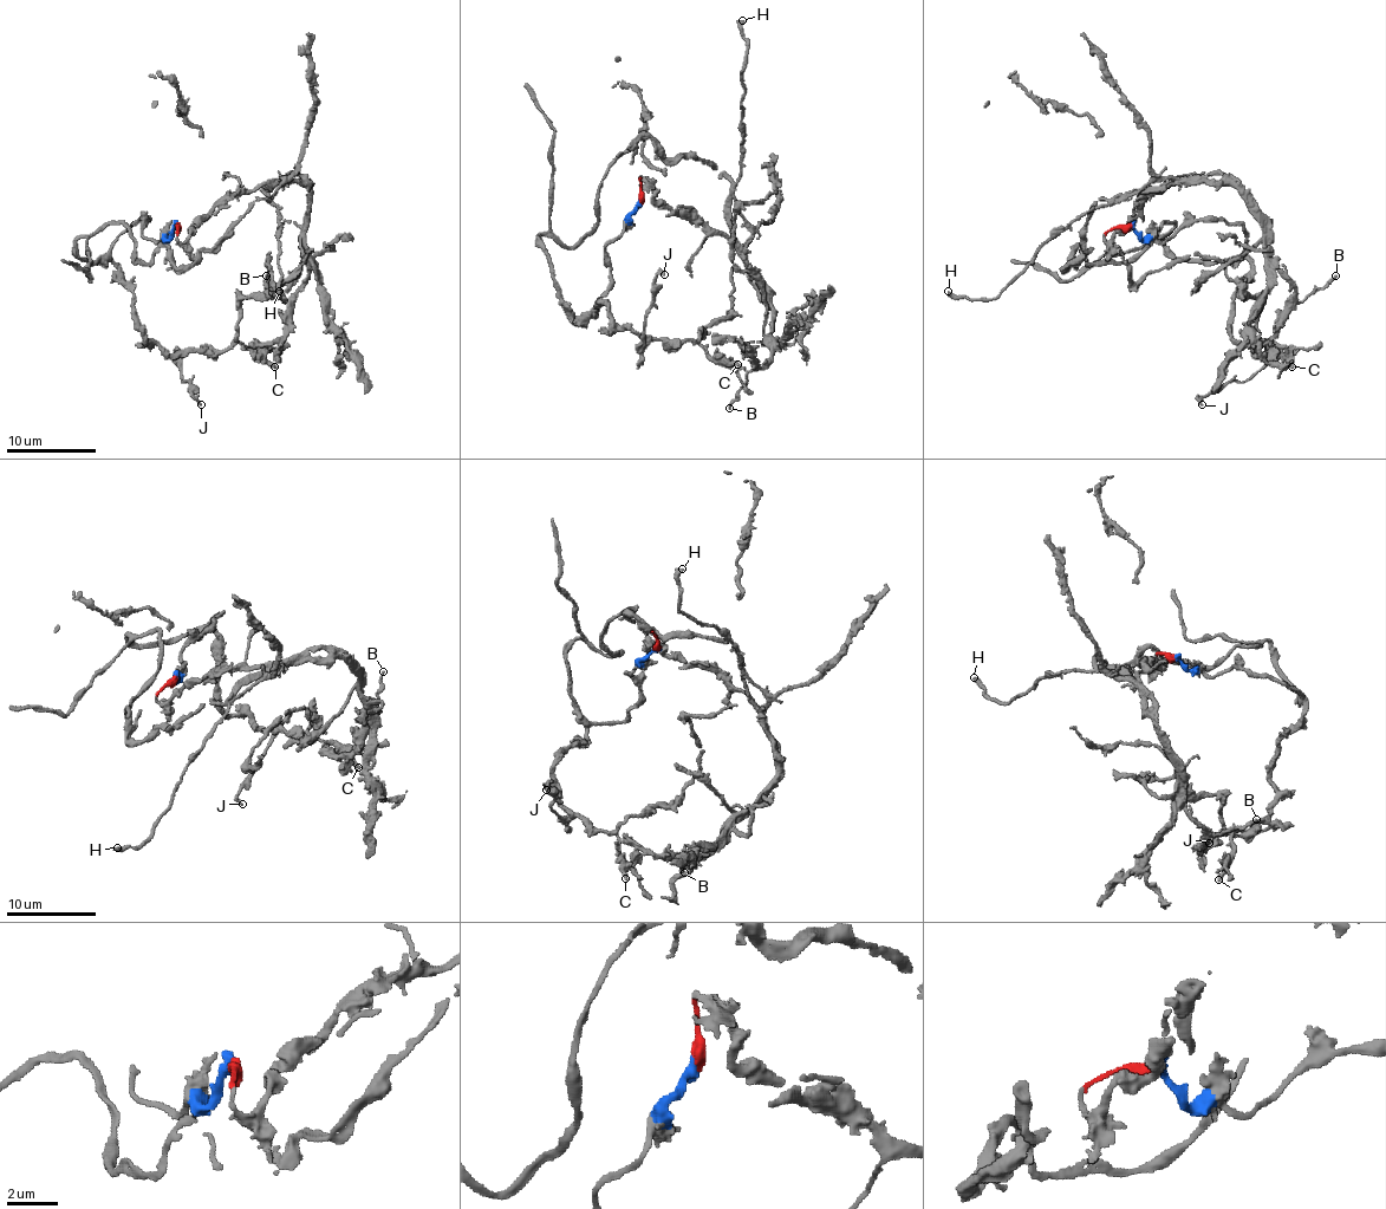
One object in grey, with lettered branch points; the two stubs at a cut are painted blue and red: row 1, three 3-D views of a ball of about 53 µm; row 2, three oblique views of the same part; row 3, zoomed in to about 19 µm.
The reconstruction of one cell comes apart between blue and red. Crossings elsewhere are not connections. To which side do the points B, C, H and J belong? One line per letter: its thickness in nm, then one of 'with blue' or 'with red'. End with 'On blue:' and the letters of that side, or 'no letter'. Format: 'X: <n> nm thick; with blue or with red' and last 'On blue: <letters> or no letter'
B: 120 nm thick; with red
C: 320 nm thick; with blue
H: 360 nm thick; with red
J: 120 nm thick; with blue
On blue: C, J

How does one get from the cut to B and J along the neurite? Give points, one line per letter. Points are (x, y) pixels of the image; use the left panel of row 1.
B: (176, 226), (183, 241), (233, 196), (261, 184), (303, 182), (308, 189), (308, 277), (284, 301), (266, 274)
J: (176, 226), (151, 241), (147, 221), (134, 223), (111, 248), (143, 336), (179, 353), (201, 405)

